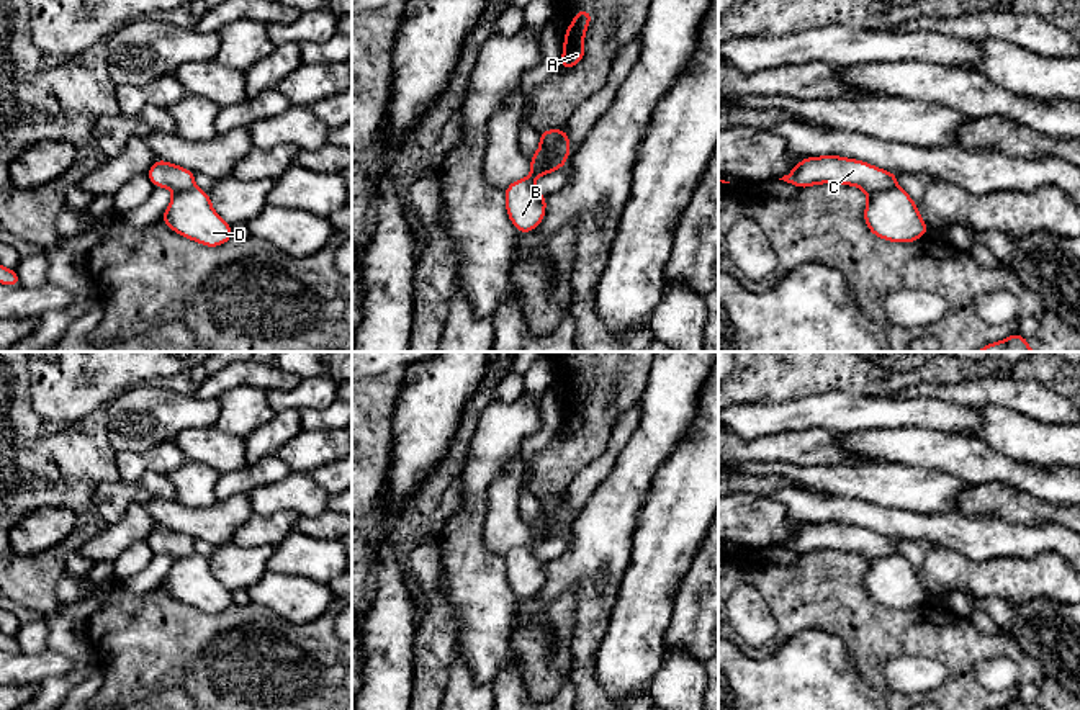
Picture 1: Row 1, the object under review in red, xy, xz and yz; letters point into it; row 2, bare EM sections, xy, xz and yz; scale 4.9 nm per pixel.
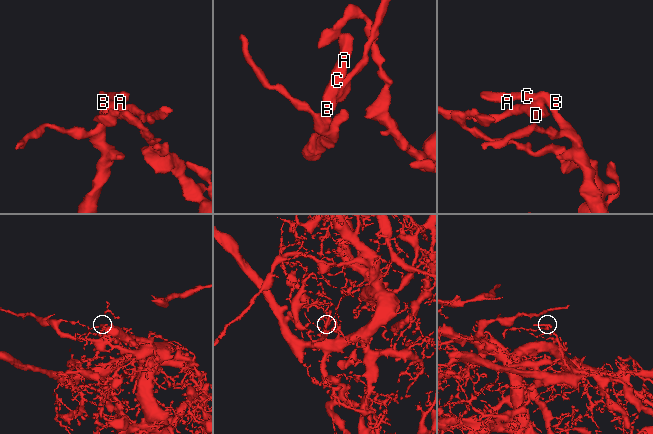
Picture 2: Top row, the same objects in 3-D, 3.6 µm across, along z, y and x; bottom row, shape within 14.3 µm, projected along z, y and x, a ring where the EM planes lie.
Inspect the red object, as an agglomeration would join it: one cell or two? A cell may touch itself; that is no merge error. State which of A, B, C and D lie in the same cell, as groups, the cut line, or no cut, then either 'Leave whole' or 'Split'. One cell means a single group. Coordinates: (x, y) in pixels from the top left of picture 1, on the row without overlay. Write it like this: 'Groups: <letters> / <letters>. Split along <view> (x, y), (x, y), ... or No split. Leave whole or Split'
Groups: A B C / D. Split along xz (565, 498), (547, 524), (544, 539). Split

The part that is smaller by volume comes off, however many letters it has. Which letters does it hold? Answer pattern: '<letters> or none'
D

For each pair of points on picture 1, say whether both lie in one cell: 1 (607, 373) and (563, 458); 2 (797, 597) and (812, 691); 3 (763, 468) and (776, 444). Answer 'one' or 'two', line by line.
1: one
2: two
3: two

